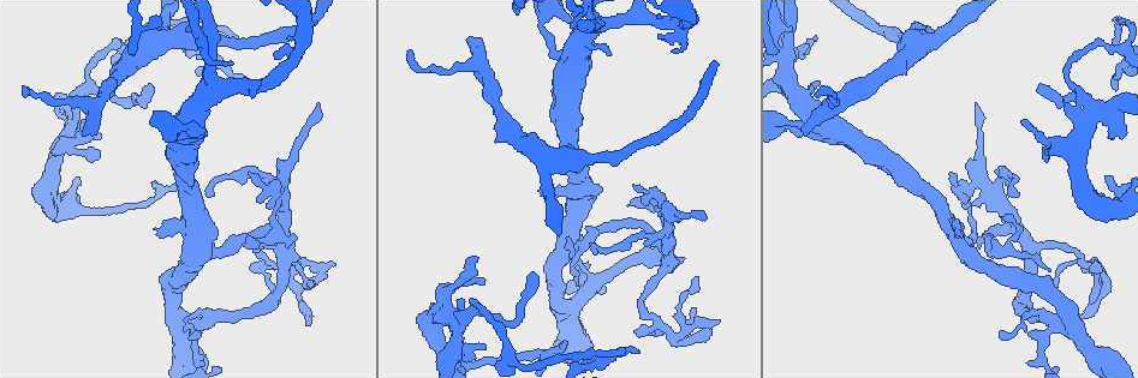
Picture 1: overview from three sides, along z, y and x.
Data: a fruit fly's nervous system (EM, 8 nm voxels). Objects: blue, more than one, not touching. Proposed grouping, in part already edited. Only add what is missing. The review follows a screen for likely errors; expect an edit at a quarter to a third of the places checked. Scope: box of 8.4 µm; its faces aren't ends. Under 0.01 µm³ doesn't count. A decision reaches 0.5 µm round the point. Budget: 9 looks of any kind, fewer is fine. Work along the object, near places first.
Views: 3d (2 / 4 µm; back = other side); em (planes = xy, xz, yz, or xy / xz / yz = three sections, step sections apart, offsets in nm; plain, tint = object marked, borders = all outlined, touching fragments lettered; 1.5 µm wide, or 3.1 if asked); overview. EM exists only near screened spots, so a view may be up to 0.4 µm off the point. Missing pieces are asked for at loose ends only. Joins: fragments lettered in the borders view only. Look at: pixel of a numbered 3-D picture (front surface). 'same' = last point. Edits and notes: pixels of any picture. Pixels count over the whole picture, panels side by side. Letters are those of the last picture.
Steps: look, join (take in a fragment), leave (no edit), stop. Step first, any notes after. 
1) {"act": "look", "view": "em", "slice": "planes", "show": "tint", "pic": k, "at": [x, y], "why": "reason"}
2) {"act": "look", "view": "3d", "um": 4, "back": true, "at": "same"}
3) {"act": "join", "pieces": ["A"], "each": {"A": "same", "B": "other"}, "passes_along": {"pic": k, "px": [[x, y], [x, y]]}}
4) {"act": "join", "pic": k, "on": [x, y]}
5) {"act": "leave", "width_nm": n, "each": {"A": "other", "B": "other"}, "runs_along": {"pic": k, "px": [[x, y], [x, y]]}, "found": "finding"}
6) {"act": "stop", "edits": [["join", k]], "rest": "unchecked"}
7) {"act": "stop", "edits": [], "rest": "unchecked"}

{"act": "look", "view": "3d", "um": 4, "pic": 1, "at": [410, 52]}

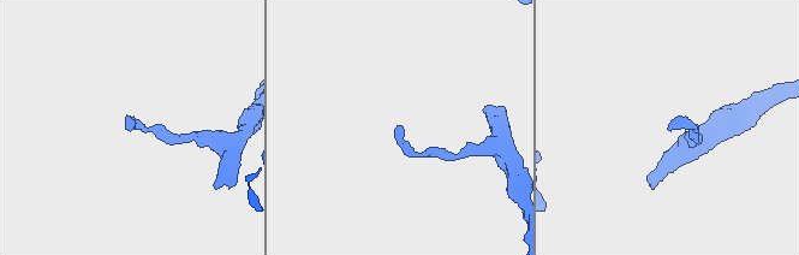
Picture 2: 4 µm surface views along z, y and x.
{"act": "look", "view": "em", "slice": "planes", "show": "borders", "pic": 2, "at": [668, 128], "why": "now the EM"}

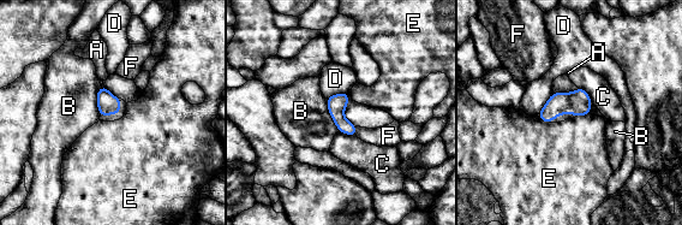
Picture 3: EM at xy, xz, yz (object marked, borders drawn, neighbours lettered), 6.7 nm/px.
{"act": "leave", "width_nm": 100, "each": {"A": "other", "B": "other", "C": "other", "D": "other", "E": "other", "F": "other"}, "found": "no lettered fragment goes on from it"}

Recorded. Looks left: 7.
{"act": "look", "view": "3d", "um": 4, "pic": 1, "at": [568, 240], "why": "thin end"}

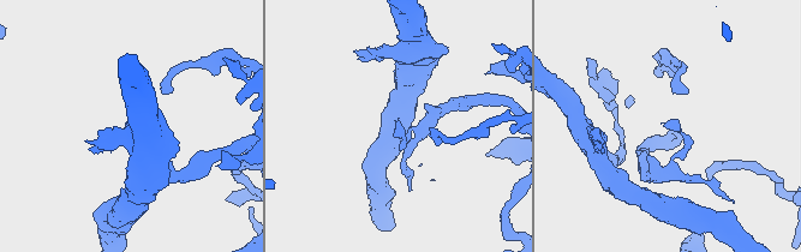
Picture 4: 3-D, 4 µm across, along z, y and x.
{"act": "look", "view": "em", "slice": "planes", "show": "borders", "pic": 4, "at": [664, 124], "why": "shape alone is not enough"}

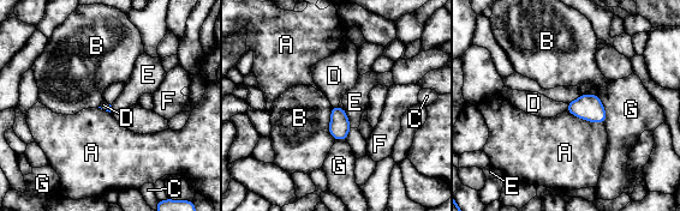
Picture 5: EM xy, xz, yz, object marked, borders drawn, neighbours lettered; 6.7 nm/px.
{"act": "join", "pieces": ["D"], "each": {"A": "other", "B": "other", "C": "other", "D": "same", "E": "other", "F": "other", "G": "other"}, "passes_along": {"pic": 5, "px": [[588, 107], [567, 107], [534, 103]]}, "found": "it goes on there"}

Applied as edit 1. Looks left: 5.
{"act": "look", "view": "overview"}

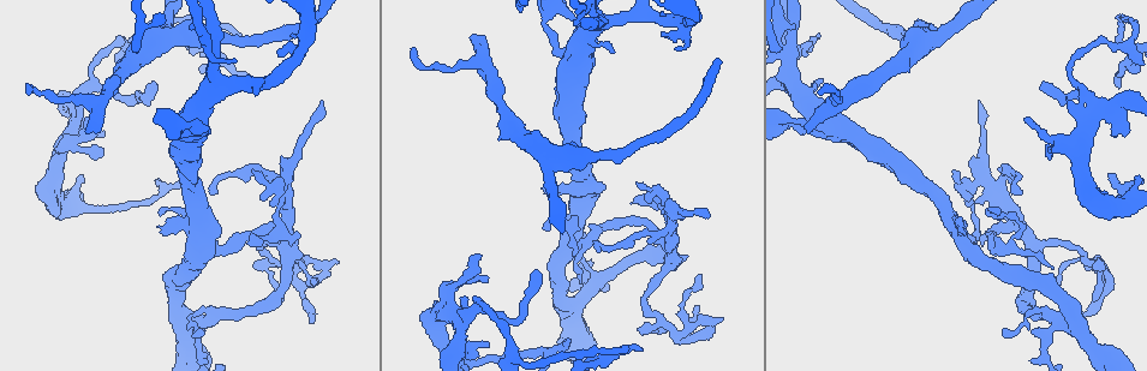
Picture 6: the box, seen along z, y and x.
{"act": "look", "view": "em", "slice": "planes", "show": "tint", "pic": 6, "at": [467, 297], "why": "branch stops here"}

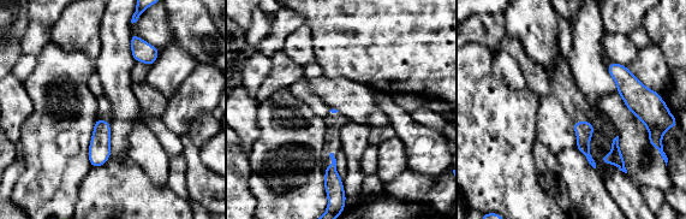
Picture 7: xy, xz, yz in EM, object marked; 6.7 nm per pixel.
{"act": "look", "view": "em", "slice": "planes", "show": "borders", "at": "same"}

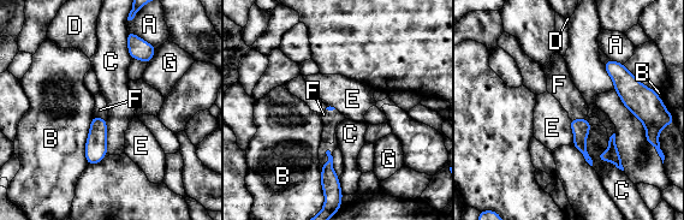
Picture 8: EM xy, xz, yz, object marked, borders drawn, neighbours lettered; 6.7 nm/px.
{"act": "join", "pieces": ["F"], "each": {"A": "other", "B": "other", "C": "other", "D": "other", "E": "other", "F": "same", "G": "other"}, "passes_along": {"pic": 8, "px": [[581, 128], [581, 119], [561, 88]]}, "found": "it goes on there"}

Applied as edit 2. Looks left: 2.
{"act": "look", "view": "3d", "um": 2, "pic": 6, "at": [625, 347], "why": "long arm stops here"}

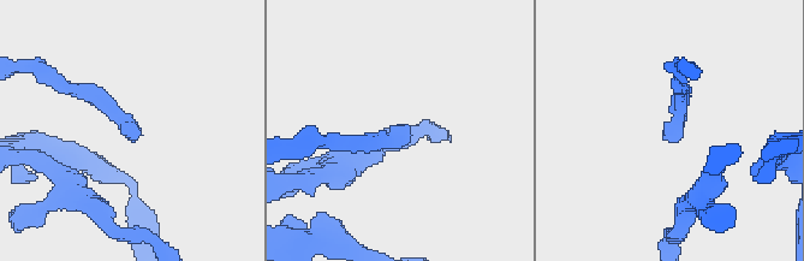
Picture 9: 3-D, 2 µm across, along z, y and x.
{"act": "look", "view": "em", "slice": "xy", "step": 8, "show": "borders", "pic": 9, "at": [135, 139]}

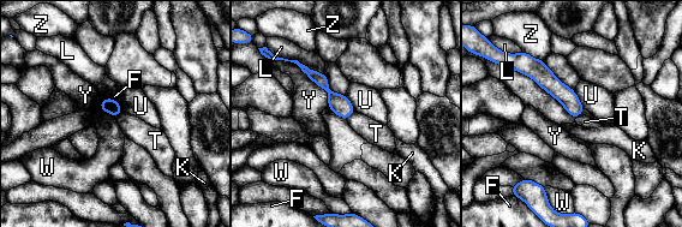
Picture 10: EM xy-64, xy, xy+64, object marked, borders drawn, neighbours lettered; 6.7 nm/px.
{"act": "leave", "longest_contact_nm": ["Y", 420], "each": {"F": "other", "K": "other", "L": "other", "T": "other", "U": "other", "W": "other", "Y": "other", "Z": "other"}, "border": {"pic": 10, "px": [[354, 111], [347, 119]]}, "found": "no lettered fragment goes on from it"}

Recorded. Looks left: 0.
{"act": "stop", "edits": [["join", 5], ["join", 8]], "rest": "unchecked"}

